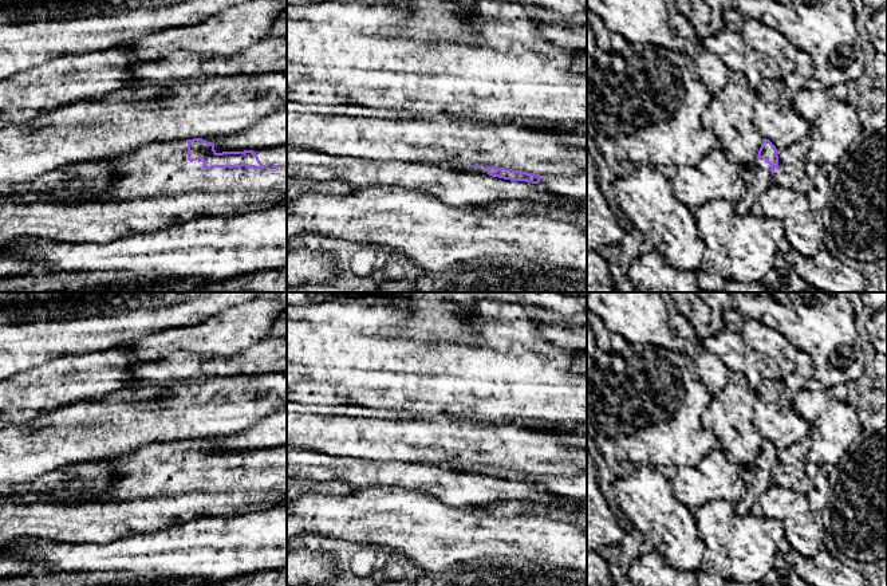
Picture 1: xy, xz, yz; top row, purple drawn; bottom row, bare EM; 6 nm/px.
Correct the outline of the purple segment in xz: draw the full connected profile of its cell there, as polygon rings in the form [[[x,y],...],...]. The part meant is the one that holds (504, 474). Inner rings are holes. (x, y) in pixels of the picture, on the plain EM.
[[[442,463],[441,465],[448,467],[453,471],[465,471],[472,473],[489,475],[510,481],[525,481],[532,484],[540,484],[545,491],[569,497],[573,500],[587,500],[587,475],[577,476],[557,476],[557,475],[536,475],[520,471],[512,471],[497,467],[460,467],[453,463]]]

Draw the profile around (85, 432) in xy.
[[[273,396],[252,401],[216,397],[206,402],[129,402],[123,409],[113,409],[109,400],[98,398],[60,406],[27,424],[0,421],[0,483],[20,484],[67,465],[115,460],[153,443],[241,433],[281,402]]]

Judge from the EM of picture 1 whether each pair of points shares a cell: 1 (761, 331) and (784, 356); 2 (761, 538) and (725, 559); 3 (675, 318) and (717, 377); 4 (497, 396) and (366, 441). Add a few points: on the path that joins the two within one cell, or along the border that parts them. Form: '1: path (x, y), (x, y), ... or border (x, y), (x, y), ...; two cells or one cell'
1: path (765, 337), (779, 350); one cell
2: path (752, 542), (744, 549), (734, 551); one cell
3: path (686, 333), (693, 347), (706, 362); one cell
4: border (413, 413), (421, 417), (438, 417); two cells

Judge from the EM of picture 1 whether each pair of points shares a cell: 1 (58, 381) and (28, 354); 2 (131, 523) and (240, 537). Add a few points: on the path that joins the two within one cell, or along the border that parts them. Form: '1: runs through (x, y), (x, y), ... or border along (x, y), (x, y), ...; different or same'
1: border along (55, 357), (14, 377); different
2: border along (196, 518), (135, 534); different

